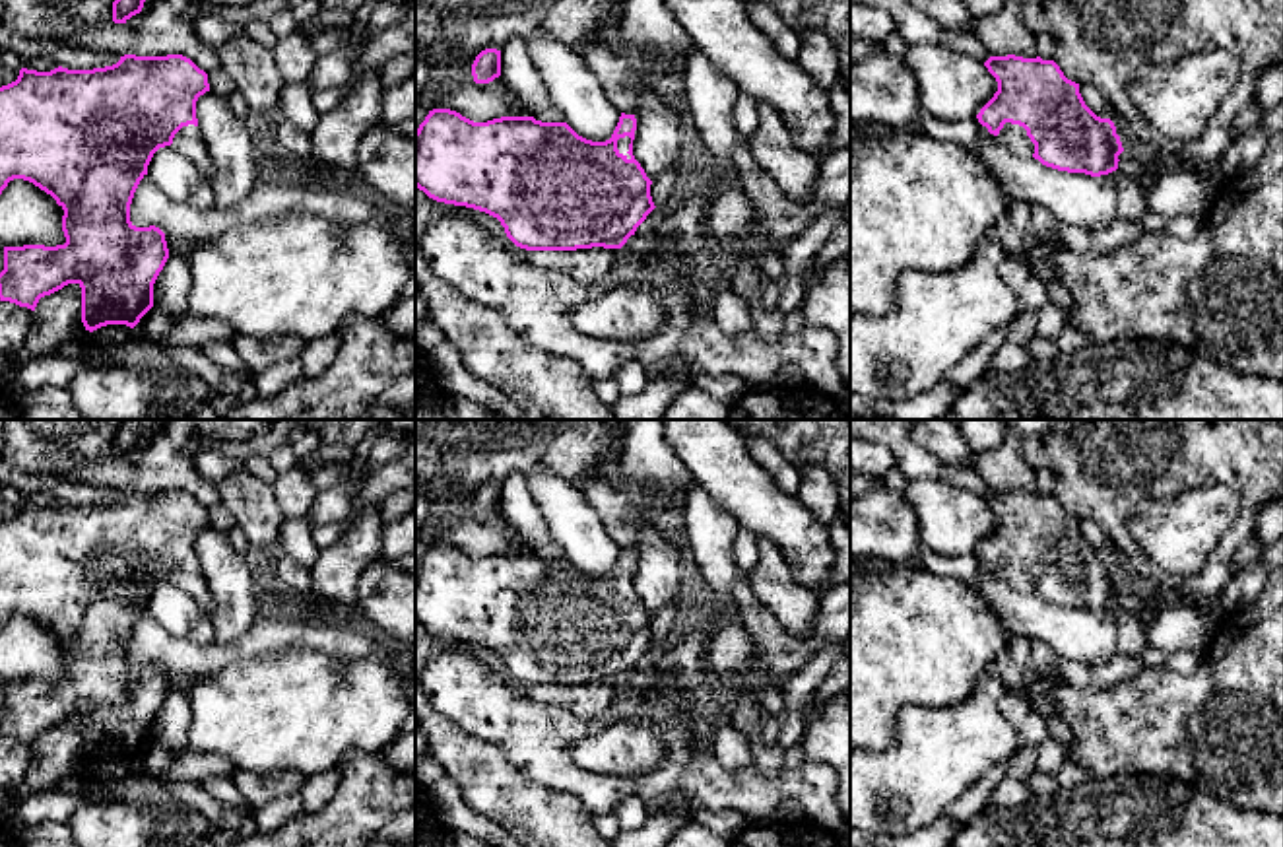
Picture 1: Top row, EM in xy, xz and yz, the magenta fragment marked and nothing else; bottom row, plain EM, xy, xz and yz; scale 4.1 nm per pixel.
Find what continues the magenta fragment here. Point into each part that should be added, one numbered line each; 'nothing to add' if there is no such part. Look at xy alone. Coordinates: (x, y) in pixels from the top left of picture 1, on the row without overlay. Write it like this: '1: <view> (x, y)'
1: xy (189, 577)

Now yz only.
1: yz (1014, 572)

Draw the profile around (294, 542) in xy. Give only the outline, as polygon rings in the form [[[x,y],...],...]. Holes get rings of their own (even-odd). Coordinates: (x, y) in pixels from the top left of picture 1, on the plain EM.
[[[305,517],[285,521],[280,532],[278,550],[295,558],[301,565],[313,567],[318,559],[318,546],[313,542],[313,523]]]

